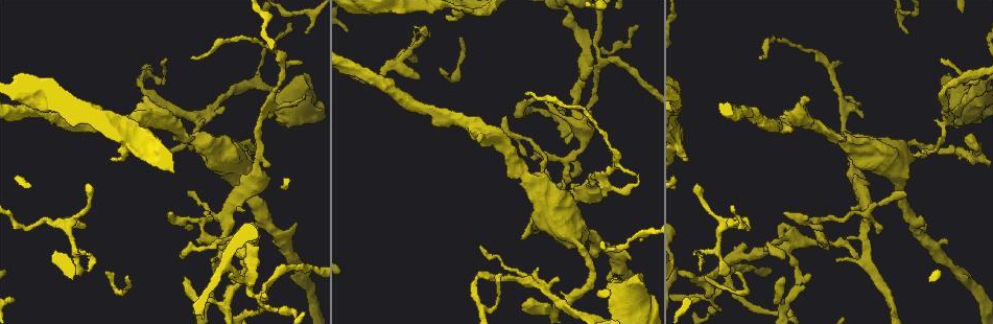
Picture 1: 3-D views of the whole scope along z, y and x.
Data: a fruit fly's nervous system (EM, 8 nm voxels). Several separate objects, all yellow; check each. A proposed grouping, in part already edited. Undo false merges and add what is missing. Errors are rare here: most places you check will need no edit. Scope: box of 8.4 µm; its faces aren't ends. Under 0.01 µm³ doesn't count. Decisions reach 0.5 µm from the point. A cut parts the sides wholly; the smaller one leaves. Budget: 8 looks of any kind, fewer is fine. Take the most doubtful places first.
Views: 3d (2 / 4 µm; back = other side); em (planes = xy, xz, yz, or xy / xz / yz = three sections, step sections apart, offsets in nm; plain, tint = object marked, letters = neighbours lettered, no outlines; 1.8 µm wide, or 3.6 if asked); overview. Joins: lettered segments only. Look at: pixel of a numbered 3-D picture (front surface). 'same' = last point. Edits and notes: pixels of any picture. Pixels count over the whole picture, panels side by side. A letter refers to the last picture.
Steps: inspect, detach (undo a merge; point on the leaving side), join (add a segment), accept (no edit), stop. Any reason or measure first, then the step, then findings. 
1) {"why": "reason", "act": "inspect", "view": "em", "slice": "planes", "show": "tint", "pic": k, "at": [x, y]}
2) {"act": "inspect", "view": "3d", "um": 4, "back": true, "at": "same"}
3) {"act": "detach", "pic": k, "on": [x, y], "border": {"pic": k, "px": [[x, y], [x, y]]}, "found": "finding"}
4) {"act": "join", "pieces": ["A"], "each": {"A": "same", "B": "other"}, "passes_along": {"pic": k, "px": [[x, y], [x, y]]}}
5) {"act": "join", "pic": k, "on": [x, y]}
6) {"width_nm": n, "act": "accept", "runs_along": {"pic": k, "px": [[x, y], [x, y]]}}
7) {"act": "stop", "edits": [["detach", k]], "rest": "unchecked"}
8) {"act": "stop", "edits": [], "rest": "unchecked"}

{"why": "an open end", "act": "inspect", "view": "em", "slice": "planes", "show": "plain", "pic": 1, "at": [419, 79]}

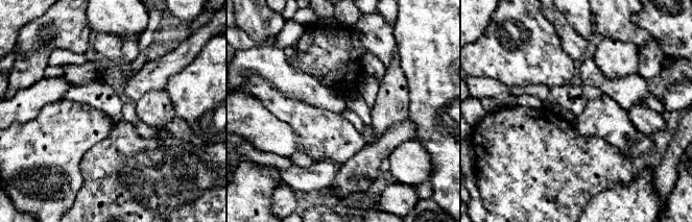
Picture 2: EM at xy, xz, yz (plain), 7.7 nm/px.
{"act": "inspect", "view": "em", "slice": "planes", "show": "letters", "at": "same"}

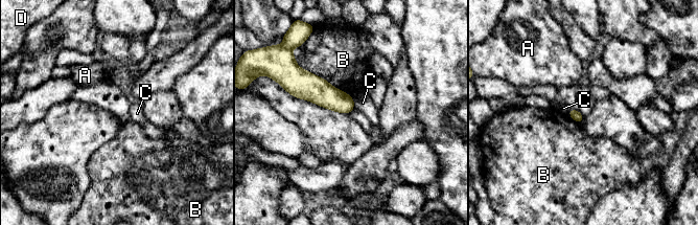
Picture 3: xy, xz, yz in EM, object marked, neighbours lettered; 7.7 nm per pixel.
{"act": "accept", "each": {"A": "other", "B": "other", "C": "other", "D": "other"}, "border": {"pic": 3, "px": [[351, 96], [355, 107]]}, "found": "no lettered segment goes on from it"}

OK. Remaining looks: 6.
{"why": "thick turns thin", "act": "inspect", "view": "3d", "um": 2, "pic": 1, "at": [578, 123]}

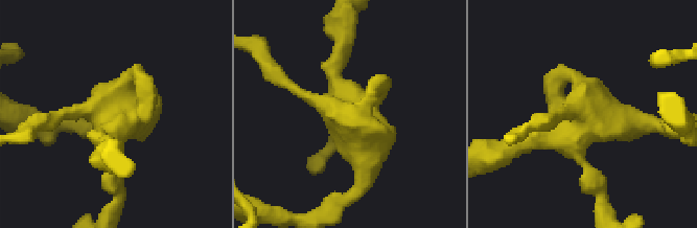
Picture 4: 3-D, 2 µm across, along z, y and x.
{"act": "inspect", "view": "em", "slice": "planes", "show": "plain", "pic": 4, "at": [580, 121]}

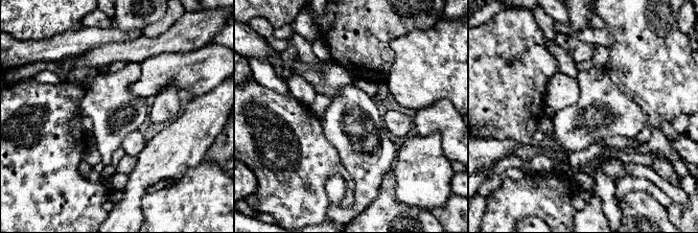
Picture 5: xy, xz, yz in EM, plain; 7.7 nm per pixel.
{"why": "see the neighbours", "act": "inspect", "view": "em", "slice": "planes", "show": "letters", "at": "same"}

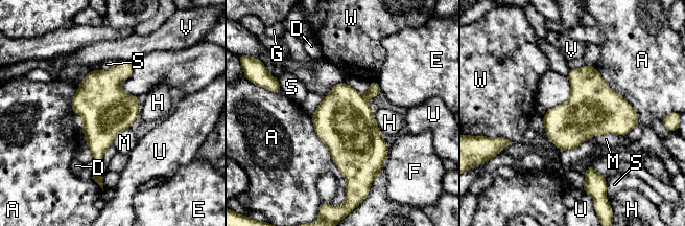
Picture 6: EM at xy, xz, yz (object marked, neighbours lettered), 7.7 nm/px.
{"act": "accept", "each": {"A": "other", "D": "other", "E": "other", "F": "other", "G": "other", "H": "other", "M": "other", "S": "other", "U": "other", "V": "other", "W": "other"}, "border": {"pic": 6, "px": [[622, 134], [598, 134], [584, 140]]}, "found": "one cell here"}

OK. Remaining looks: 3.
{"why": "sharp bend", "act": "inspect", "view": "3d", "um": 4, "pic": 1, "at": [535, 282]}

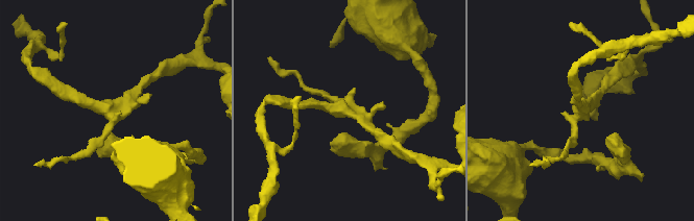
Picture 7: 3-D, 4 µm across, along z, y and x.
{"why": "shape alone is not enough", "act": "inspect", "view": "em", "um": 3.6, "slice": "xz", "step": 4, "show": "tint", "pic": 7, "at": [586, 112]}

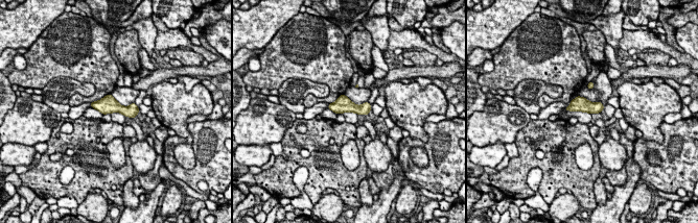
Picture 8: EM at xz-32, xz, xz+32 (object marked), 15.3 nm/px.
{"act": "inspect", "view": "em", "um": 3.6, "slice": "xz", "step": 4, "show": "letters", "at": "same"}

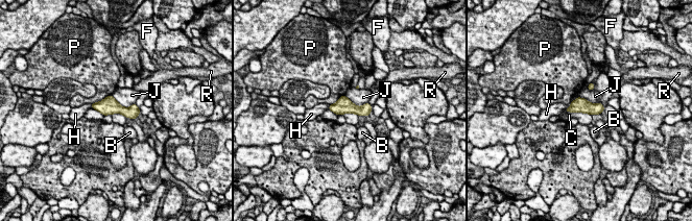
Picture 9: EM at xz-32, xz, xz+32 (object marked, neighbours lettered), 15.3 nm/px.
{"act": "accept", "each": {"B": "other", "C": "other", "F": "other", "H": "other", "J": "other", "P": "other", "R": "other"}, "border": {"pic": 9, "px": [[567, 112], [582, 112], [591, 115]]}, "found": "continuous, no second cell"}

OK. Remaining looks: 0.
{"act": "stop", "edits": [], "rest": "unchecked"}

